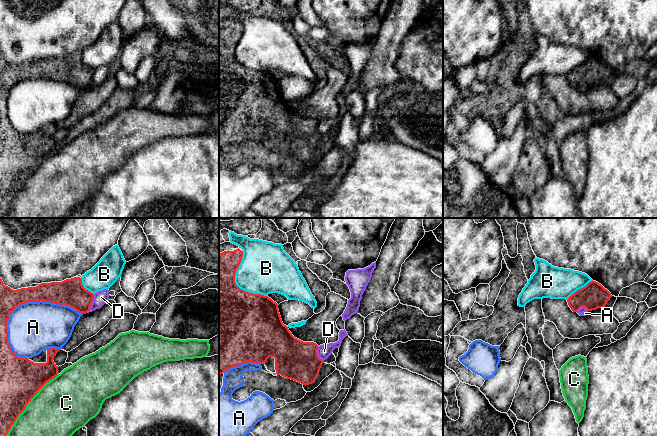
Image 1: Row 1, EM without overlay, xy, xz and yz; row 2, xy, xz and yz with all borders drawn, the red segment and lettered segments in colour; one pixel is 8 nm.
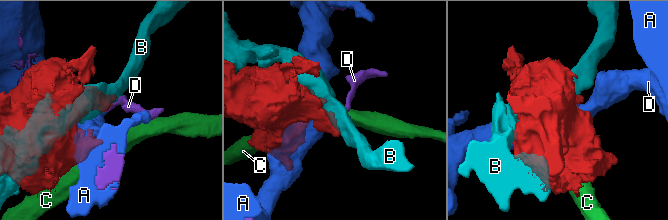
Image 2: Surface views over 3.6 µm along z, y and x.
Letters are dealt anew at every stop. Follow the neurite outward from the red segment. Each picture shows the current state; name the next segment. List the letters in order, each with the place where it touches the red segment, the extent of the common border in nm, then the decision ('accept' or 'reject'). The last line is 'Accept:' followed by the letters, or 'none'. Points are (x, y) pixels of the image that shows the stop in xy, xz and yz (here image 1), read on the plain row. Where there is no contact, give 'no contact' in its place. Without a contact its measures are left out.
A: contact xy (32, 77); length 650 nm; reject
B: contact xz (235, 59); length 420 nm; reject
C: contact xy (27, 179); length 650 nm; reject
D: contact xy (91, 79); length 180 nm; reject
Accept: none

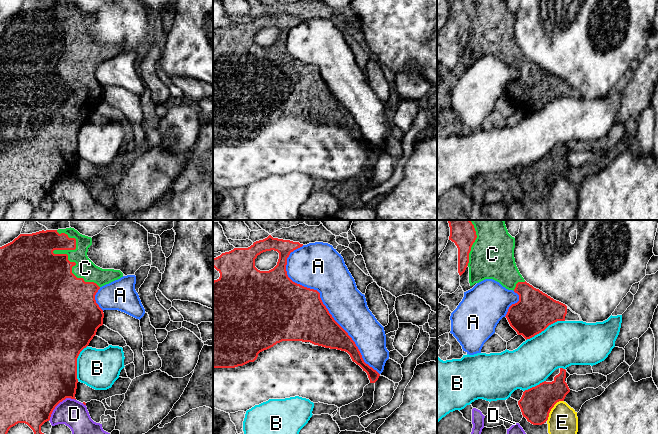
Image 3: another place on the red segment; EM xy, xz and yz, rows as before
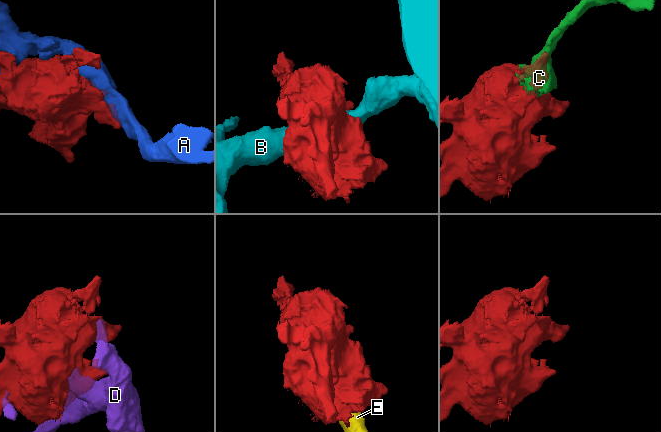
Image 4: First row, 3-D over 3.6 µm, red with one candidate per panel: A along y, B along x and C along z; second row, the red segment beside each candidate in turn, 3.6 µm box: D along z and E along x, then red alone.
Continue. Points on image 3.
A: contact xz (325, 83); length 1200 nm; reject
B: contact yz (545, 104); length 360 nm; reject
C: contact xy (58, 30); length 600 nm; accept
D: contact xy (58, 179); length 280 nm; reject
E: contact yz (552, 183); length 220 nm; reject
Accept: C

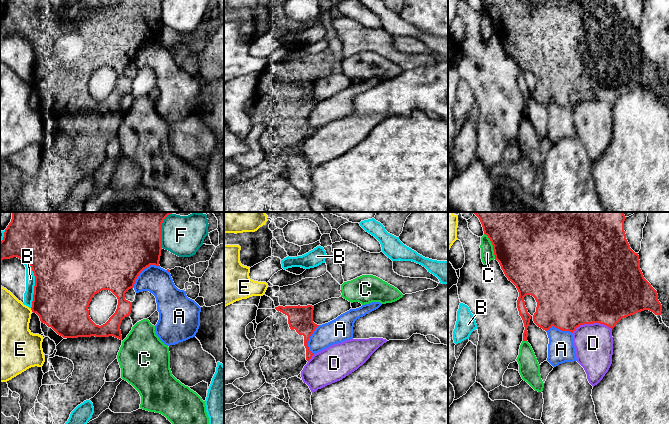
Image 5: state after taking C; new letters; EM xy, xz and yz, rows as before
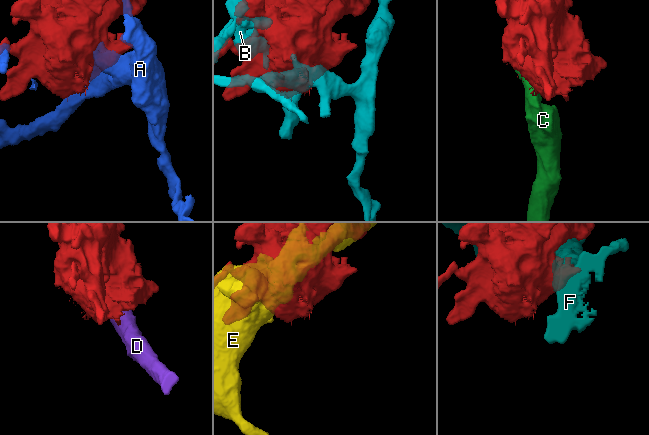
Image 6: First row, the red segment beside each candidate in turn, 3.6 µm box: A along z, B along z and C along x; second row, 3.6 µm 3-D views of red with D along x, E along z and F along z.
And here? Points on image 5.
A: contact xy (142, 46); length 280 nm; reject
B: contact xy (35, 60); length 380 nm; reject
C: contact yz (493, 22); length 220 nm; reject
D: contact yz (591, 99); length 320 nm; reject
E: contact xy (31, 85); length 40 nm; reject
F: contact xy (160, 12); length 190 nm; reject
Accept: none

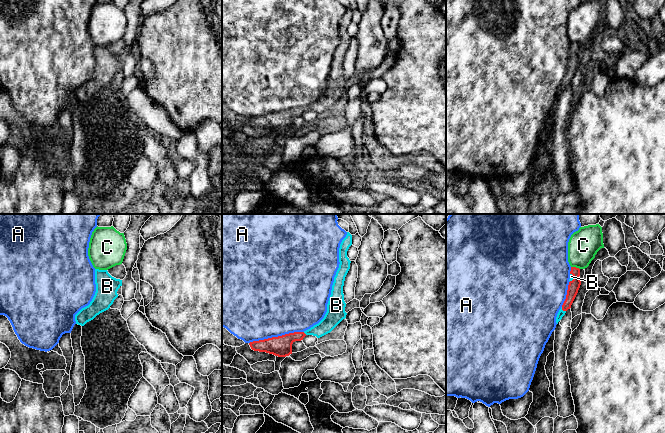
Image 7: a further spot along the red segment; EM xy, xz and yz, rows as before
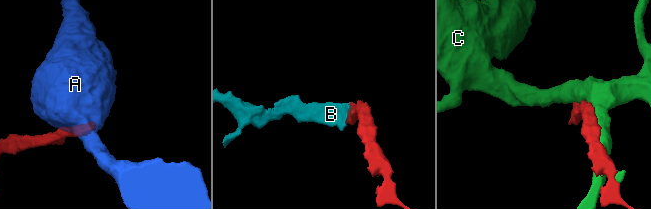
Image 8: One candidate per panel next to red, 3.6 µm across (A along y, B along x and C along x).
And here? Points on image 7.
A: contact xz (276, 113); length 460 nm; reject
B: contact yz (563, 86); length 50 nm; accept
C: contact yz (575, 43); length 80 nm; reject
Accept: B

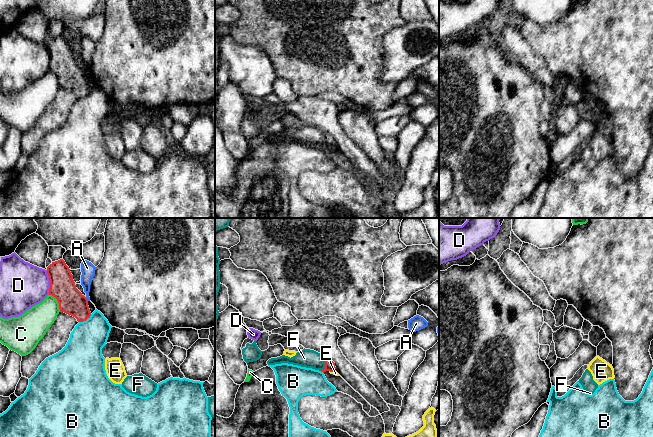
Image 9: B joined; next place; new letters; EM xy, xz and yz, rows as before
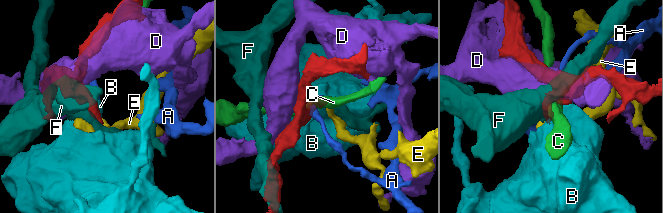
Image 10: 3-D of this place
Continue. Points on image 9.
A: contact xy (87, 75); length 40 nm; reject
B: contact xy (85, 96); length 120 nm; reject
C: contact xy (58, 78); length 170 nm; reject
D: contact xy (50, 58); length 200 nm; reject
E: contact xz (332, 147); length 40 nm; reject
F: contact xz (325, 141); length 120 nm; reject
Accept: none

